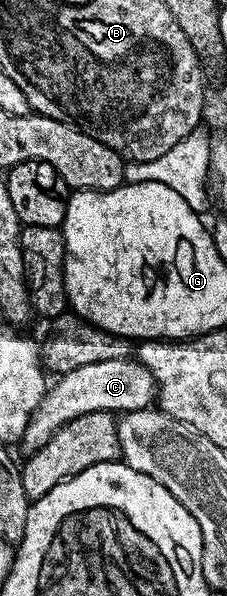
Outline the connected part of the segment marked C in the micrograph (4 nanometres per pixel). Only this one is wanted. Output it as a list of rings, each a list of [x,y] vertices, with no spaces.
[[[137,359],[113,360],[112,362],[96,362],[92,366],[80,366],[71,372],[63,372],[58,380],[49,385],[46,395],[40,401],[38,408],[31,414],[27,429],[21,438],[21,447],[26,447],[27,453],[32,453],[56,430],[60,430],[68,422],[93,412],[112,412],[125,414],[151,407],[156,400],[156,385],[152,375]]]

